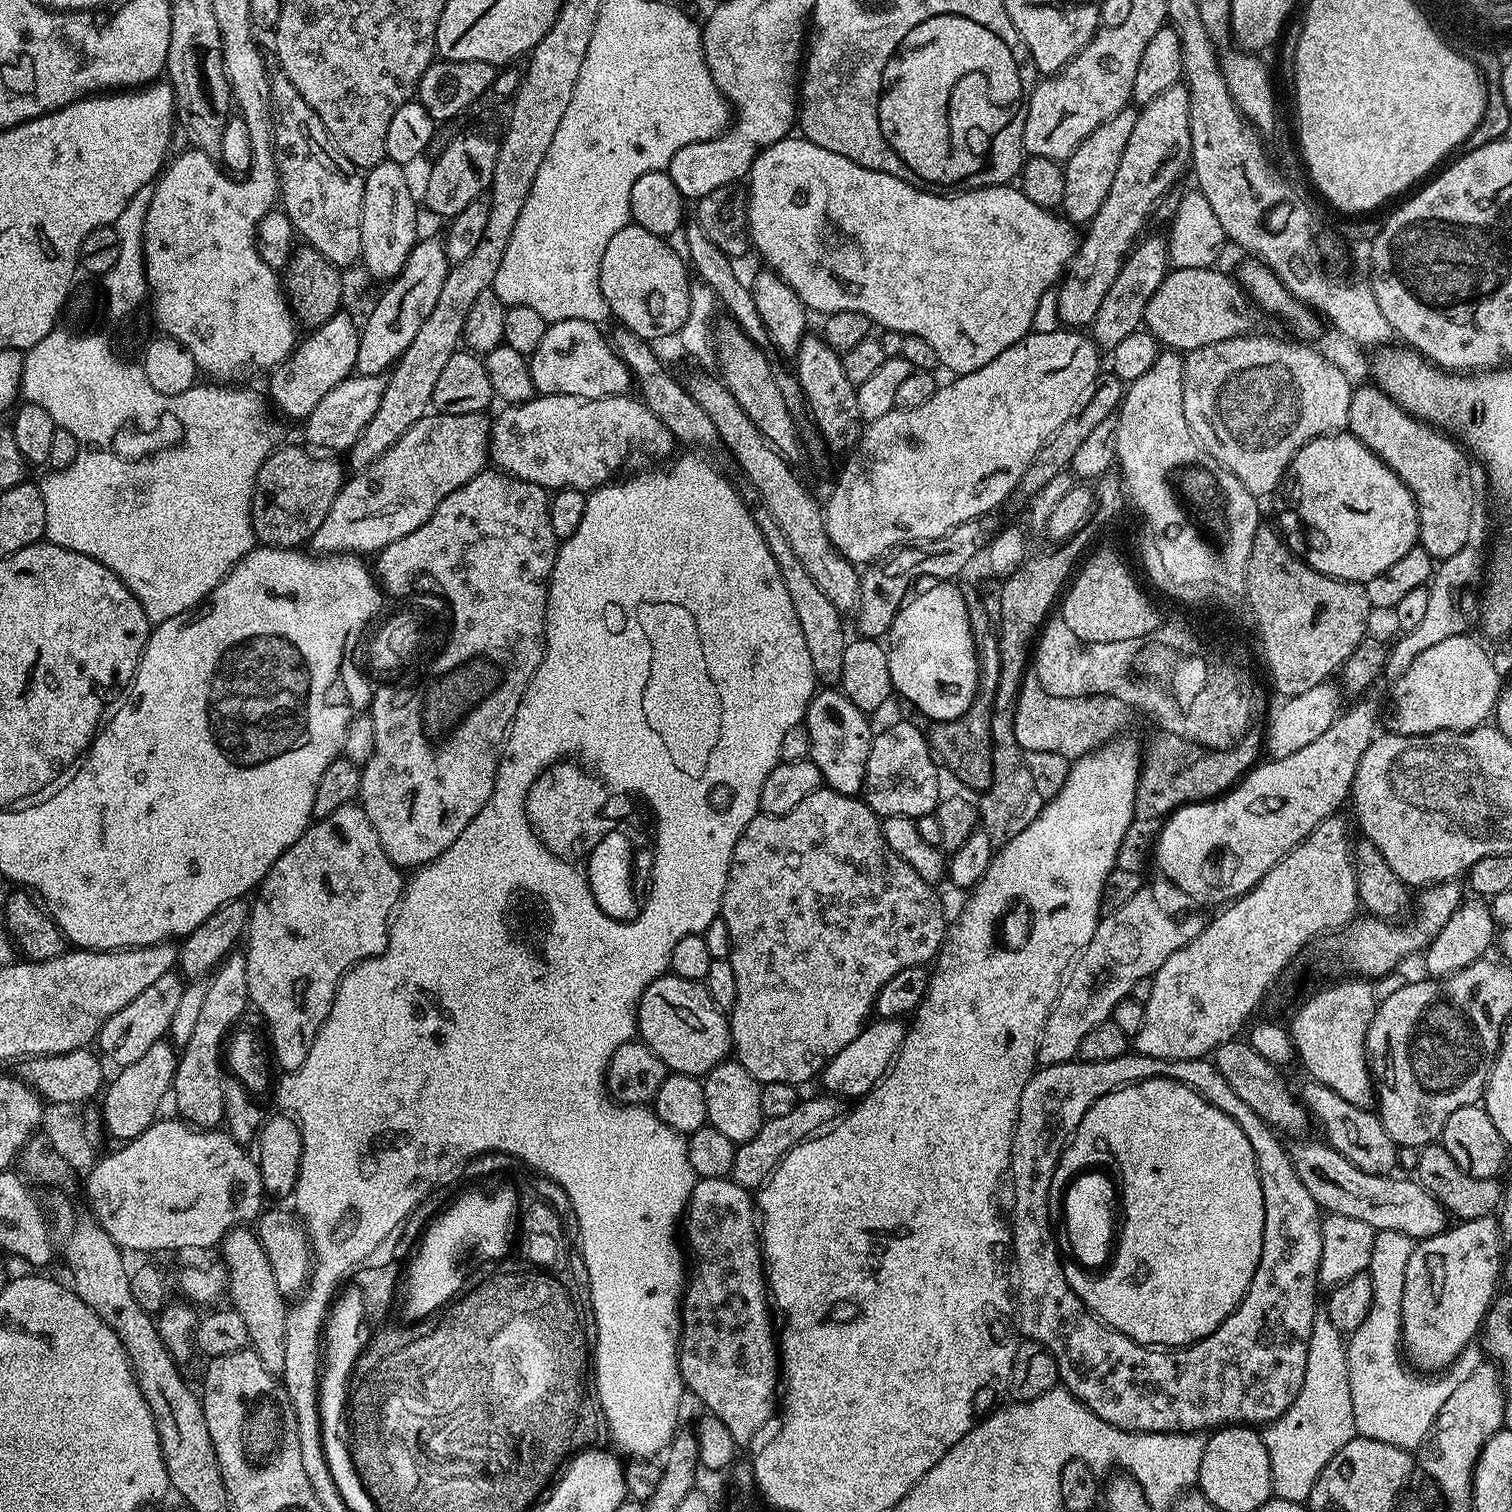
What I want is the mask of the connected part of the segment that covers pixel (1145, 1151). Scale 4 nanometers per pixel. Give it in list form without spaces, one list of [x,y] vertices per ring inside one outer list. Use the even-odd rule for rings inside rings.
[[[1150,1078],[1139,1080],[1137,1084],[1127,1084],[1124,1088],[1115,1088],[1107,1092],[1078,1122],[1075,1132],[1072,1133],[1064,1153],[1060,1156],[1058,1166],[1054,1170],[1054,1178],[1050,1182],[1048,1191],[1049,1213],[1056,1214],[1060,1208],[1059,1192],[1071,1182],[1072,1176],[1079,1174],[1083,1168],[1096,1168],[1099,1164],[1105,1164],[1113,1168],[1120,1175],[1118,1183],[1118,1200],[1122,1205],[1122,1223],[1118,1228],[1118,1239],[1114,1244],[1114,1251],[1110,1257],[1110,1263],[1103,1270],[1093,1274],[1089,1269],[1081,1268],[1075,1262],[1065,1263],[1064,1273],[1066,1282],[1078,1294],[1078,1298],[1086,1305],[1097,1318],[1109,1328],[1126,1334],[1139,1344],[1155,1346],[1161,1350],[1179,1350],[1185,1346],[1197,1344],[1202,1338],[1209,1336],[1242,1302],[1250,1282],[1254,1278],[1254,1270],[1258,1270],[1258,1262],[1262,1258],[1262,1238],[1264,1237],[1264,1195],[1262,1194],[1262,1182],[1258,1174],[1258,1166],[1254,1158],[1254,1150],[1247,1140],[1246,1134],[1242,1134],[1242,1126],[1234,1122],[1222,1110],[1218,1110],[1206,1098],[1202,1098],[1190,1086],[1186,1086],[1177,1080],[1170,1078]]]

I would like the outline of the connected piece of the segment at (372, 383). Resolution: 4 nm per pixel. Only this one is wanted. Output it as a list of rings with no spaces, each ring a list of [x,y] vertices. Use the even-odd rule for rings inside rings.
[[[353,374],[338,382],[338,386],[334,386],[334,390],[330,390],[330,394],[326,394],[326,398],[322,398],[322,402],[318,402],[318,406],[314,406],[314,410],[310,410],[310,414],[302,421],[304,436],[313,444],[311,447],[325,448],[328,454],[347,453],[362,434],[366,422],[370,422],[374,416],[374,410],[378,410],[378,402],[382,402],[385,390],[384,376]]]

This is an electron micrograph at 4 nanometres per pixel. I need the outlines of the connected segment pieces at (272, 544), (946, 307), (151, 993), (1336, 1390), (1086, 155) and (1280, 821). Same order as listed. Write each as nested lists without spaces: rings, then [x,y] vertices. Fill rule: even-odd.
[[[277,447],[272,455],[266,458],[262,470],[258,470],[252,495],[252,525],[257,541],[270,548],[300,548],[311,541],[312,535],[322,526],[326,514],[330,514],[330,506],[334,506],[334,498],[338,498],[340,487],[346,479],[346,468],[339,459],[324,458],[319,460],[311,451],[303,452],[300,448]]]
[[[789,134],[783,140],[763,148],[756,155],[747,179],[748,235],[751,247],[755,251],[757,248],[761,258],[768,263],[765,265],[782,277],[790,286],[790,290],[798,294],[798,298],[802,298],[805,308],[813,313],[820,312],[819,314],[861,312],[872,320],[873,325],[881,329],[900,332],[904,336],[926,338],[926,342],[934,346],[934,354],[938,354],[940,364],[948,367],[952,374],[973,372],[986,366],[986,362],[994,362],[994,358],[1002,354],[1002,350],[1014,346],[1014,342],[1018,342],[1032,331],[1034,310],[1038,310],[1042,297],[1065,275],[1078,247],[1077,229],[1055,211],[1034,206],[1034,202],[1030,202],[1030,198],[1026,198],[1026,194],[1021,192],[1019,187],[995,184],[989,188],[972,188],[968,192],[955,194],[925,192],[923,187],[908,184],[902,178],[863,168],[858,166],[858,162],[850,162],[850,158],[842,158],[842,154],[834,154],[834,150],[814,146],[814,142],[799,134]]]
[[[175,971],[162,974],[158,982],[153,982],[134,1002],[122,1006],[118,1014],[114,1014],[102,1027],[98,1037],[98,1052],[105,1061],[113,1060],[116,1066],[123,1066],[130,1062],[138,1062],[154,1042],[165,1039],[168,1036],[168,1027],[174,1018],[174,1013],[181,1000],[186,984]]]
[[[1317,1307],[1306,1358],[1306,1378],[1298,1398],[1277,1420],[1263,1429],[1264,1445],[1270,1454],[1274,1492],[1281,1500],[1304,1504],[1318,1474],[1357,1435],[1348,1381],[1348,1349],[1345,1337],[1330,1322],[1327,1307]]]
[[[1129,106],[1114,114],[1098,130],[1094,130],[1070,154],[1063,165],[1066,194],[1062,212],[1073,225],[1084,226],[1098,214],[1102,202],[1106,202],[1106,194],[1110,194],[1110,186],[1114,182],[1114,174],[1118,170],[1118,162],[1122,162],[1122,150],[1126,150],[1126,141],[1134,130],[1137,109]]]
[[[1368,698],[1357,699],[1360,701],[1353,708],[1345,707],[1337,715],[1335,722],[1328,727],[1326,734],[1321,734],[1320,737],[1314,738],[1314,742],[1310,742],[1310,746],[1302,746],[1302,750],[1294,750],[1294,754],[1286,754],[1286,758],[1278,758],[1277,760],[1265,759],[1265,764],[1263,762],[1257,763],[1239,783],[1229,788],[1224,795],[1217,796],[1214,800],[1204,800],[1201,804],[1187,804],[1173,812],[1171,816],[1163,821],[1160,833],[1154,840],[1154,864],[1156,860],[1157,870],[1174,887],[1181,888],[1196,904],[1216,904],[1215,906],[1220,906],[1225,902],[1235,900],[1237,896],[1243,896],[1244,893],[1249,892],[1286,853],[1297,848],[1327,816],[1337,815],[1341,811],[1340,807],[1346,804],[1349,799],[1352,783],[1358,770],[1358,762],[1362,762],[1362,754],[1366,754],[1366,746],[1370,746],[1370,742],[1377,735],[1376,723],[1379,725],[1382,720],[1382,704],[1379,704],[1376,700],[1364,699]]]

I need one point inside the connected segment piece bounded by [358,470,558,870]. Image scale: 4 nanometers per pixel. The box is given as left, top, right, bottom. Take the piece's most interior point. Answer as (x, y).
(489, 547)

